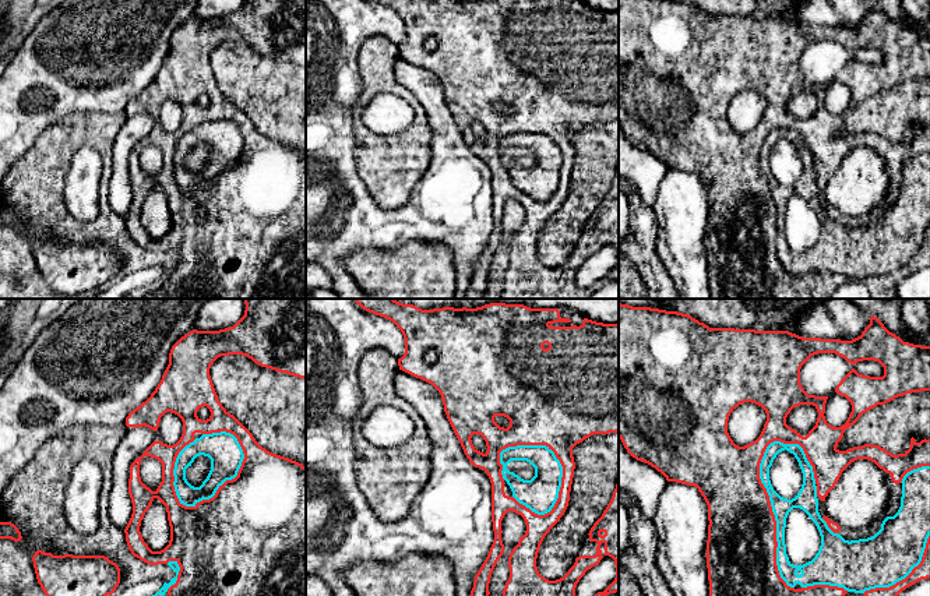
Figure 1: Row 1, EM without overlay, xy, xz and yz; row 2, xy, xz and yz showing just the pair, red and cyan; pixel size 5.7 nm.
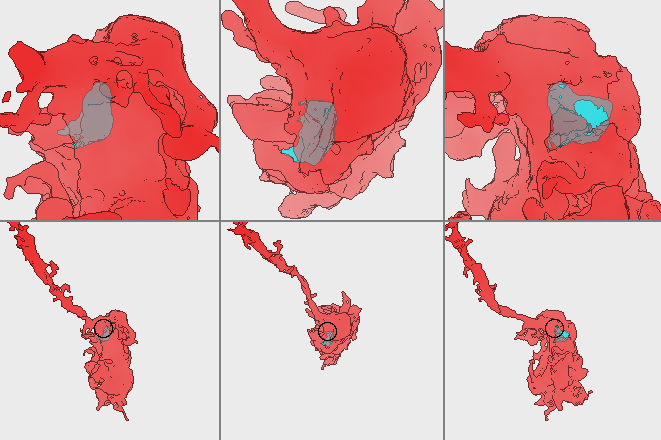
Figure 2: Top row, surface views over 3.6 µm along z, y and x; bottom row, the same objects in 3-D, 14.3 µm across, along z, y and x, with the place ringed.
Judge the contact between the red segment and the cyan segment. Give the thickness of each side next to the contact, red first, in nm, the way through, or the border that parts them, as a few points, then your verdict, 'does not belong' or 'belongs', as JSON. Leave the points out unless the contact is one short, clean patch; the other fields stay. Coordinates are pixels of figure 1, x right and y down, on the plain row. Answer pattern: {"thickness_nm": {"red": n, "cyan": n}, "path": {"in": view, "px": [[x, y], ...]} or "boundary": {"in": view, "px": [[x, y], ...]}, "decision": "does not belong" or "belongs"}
{"thickness_nm": {"red": 400, "cyan": 120}, "decision": "does not belong"}

